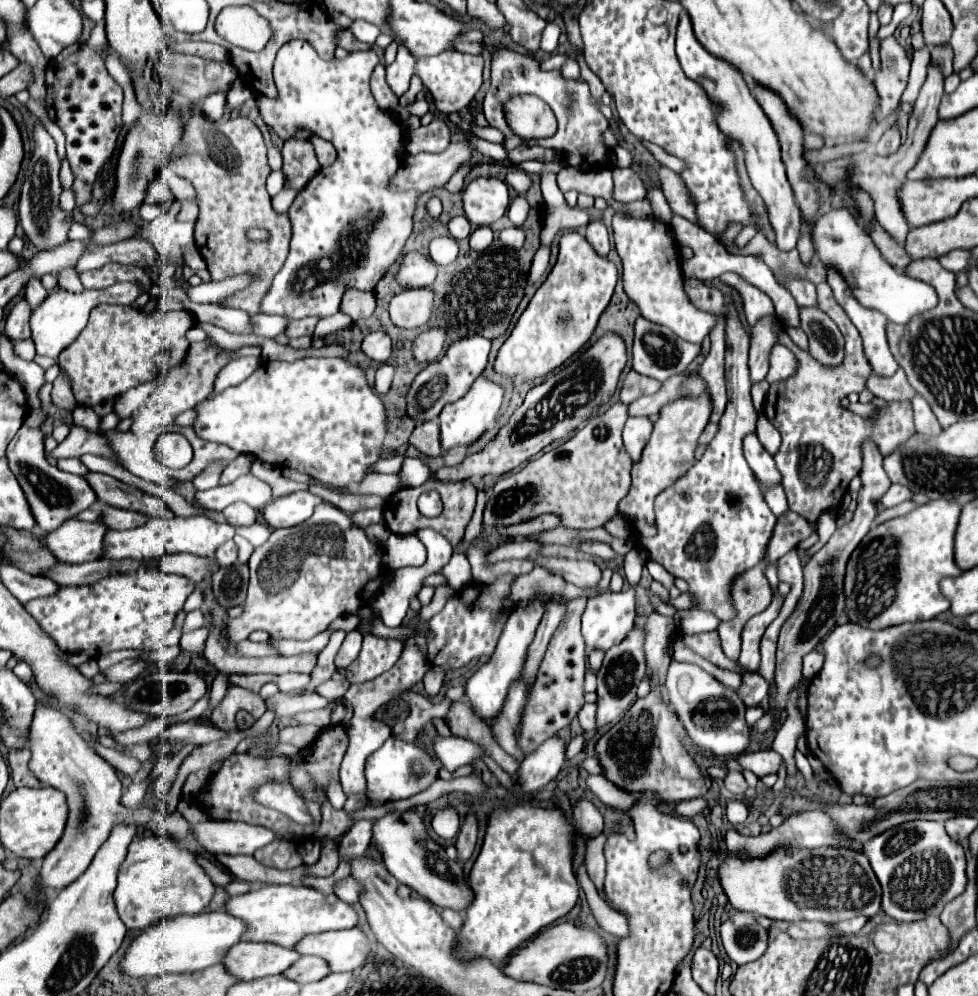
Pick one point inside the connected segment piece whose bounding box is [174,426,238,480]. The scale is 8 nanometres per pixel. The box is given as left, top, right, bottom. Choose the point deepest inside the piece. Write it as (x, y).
(205, 453)

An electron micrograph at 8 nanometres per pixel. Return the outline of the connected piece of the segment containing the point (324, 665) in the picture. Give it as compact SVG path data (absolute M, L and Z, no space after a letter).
M336 630L336 632L330 636L328 646L318 654L318 664L316 664L314 672L312 672L312 682L310 682L310 686L308 686L308 692L310 692L314 686L326 682L326 680L336 672L334 660L336 660L336 656L338 656L338 650L340 650L344 638L346 638L346 632L344 632L344 630Z

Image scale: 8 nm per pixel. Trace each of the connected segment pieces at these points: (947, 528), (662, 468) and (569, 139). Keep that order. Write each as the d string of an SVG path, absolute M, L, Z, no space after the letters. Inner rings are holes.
M932 500L918 508L914 508L906 518L900 518L900 526L894 526L892 520L874 526L856 552L852 552L844 578L844 594L846 594L846 612L850 622L856 622L864 628L888 628L904 622L932 620L938 614L950 608L950 602L944 598L940 590L940 580L946 576L960 576L962 570L954 560L954 534L958 528L962 506L956 500Z
M702 392L696 398L676 398L670 404L666 404L660 410L660 418L654 424L652 436L642 452L640 464L632 468L632 488L620 500L618 510L628 516L628 520L634 524L634 532L640 536L654 536L656 526L654 526L654 498L668 488L668 484L674 484L688 468L692 468L694 460L694 450L696 450L696 440L704 432L708 420L712 414L712 398L708 392Z
M498 50L492 58L492 84L490 90L486 92L484 98L484 114L486 120L490 122L490 126L502 130L506 134L506 150L516 148L522 138L518 134L514 134L506 122L504 116L504 104L520 94L534 94L538 98L542 98L556 114L558 118L558 130L554 136L550 138L542 138L530 144L538 144L538 146L546 146L546 148L554 148L560 150L564 154L564 162L566 166L574 166L580 170L594 170L594 166L588 166L590 160L594 160L596 156L600 156L602 166L608 164L610 160L610 152L608 148L604 148L602 142L602 132L608 128L608 120L602 116L602 112L598 112L590 102L590 88L586 82L572 82L572 80L562 80L560 72L552 70L552 72L542 72L538 62L534 58L516 54L512 50ZM592 154L592 158L588 158Z

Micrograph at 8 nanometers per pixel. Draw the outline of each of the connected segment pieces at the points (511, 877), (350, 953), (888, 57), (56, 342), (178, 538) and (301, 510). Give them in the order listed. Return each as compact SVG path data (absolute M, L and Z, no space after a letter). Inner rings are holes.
M580 800L574 808L574 824L566 820L562 810L542 810L530 804L494 808L494 814L488 816L484 848L468 876L474 900L466 908L464 924L456 934L452 950L456 960L488 958L502 966L522 942L576 906L580 890L572 870L570 834L574 826L584 834L600 834L602 814L588 800Z
M350 928L306 936L296 944L296 952L322 956L332 972L352 972L372 956L372 942L360 928Z
M894 36L880 42L880 68L874 72L874 88L880 98L882 116L890 116L908 84L910 58Z
M118 283L104 290L84 290L82 294L70 294L66 290L58 294L48 294L48 300L44 300L44 304L36 308L30 318L31 337L35 344L36 354L57 359L59 354L74 342L74 338L78 336L76 332L80 332L86 326L88 314L92 308L104 302L106 304L132 304L138 298L138 294L140 294L140 288L134 286L134 283Z
M176 516L172 520L162 520L162 518L150 518L144 526L128 530L128 532L116 532L110 530L106 536L106 552L104 558L148 558L156 560L166 554L174 552L205 552L205 556L212 556L218 546L228 542L234 536L234 528L220 528L218 522L206 518L206 516L190 516L182 518Z
M298 490L284 498L272 500L272 504L264 508L264 520L272 528L290 528L290 526L296 526L308 520L314 508L322 502L324 500L320 496L314 496L308 490Z

